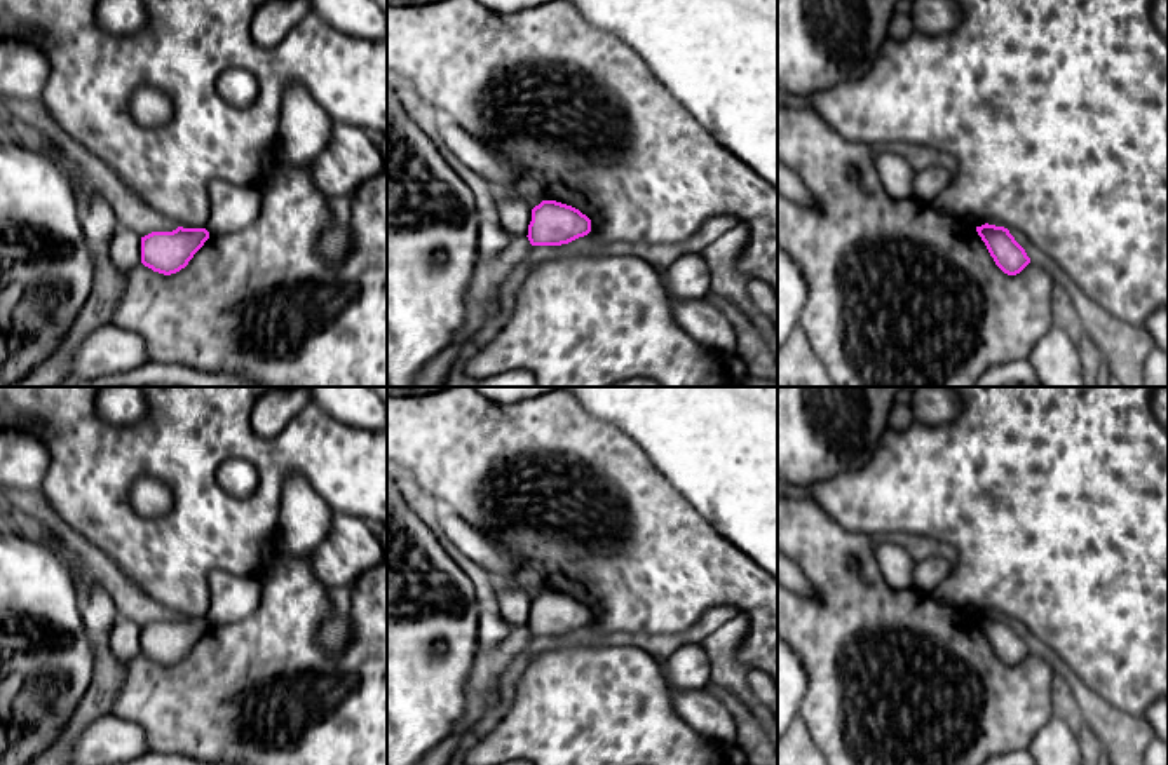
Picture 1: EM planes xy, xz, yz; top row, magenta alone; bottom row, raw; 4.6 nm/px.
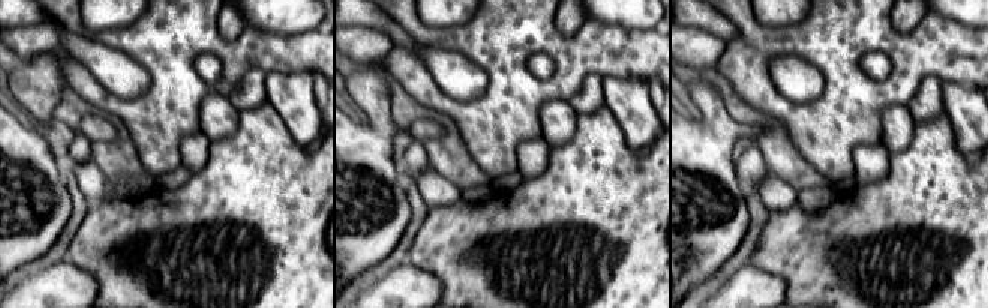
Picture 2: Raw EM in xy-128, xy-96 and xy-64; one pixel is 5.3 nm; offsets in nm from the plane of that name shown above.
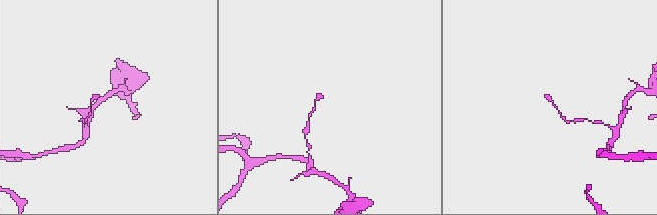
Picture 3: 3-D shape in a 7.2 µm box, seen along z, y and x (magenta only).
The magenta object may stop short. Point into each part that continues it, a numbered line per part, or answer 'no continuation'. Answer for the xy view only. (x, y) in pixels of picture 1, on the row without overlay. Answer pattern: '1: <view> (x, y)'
no continuation

